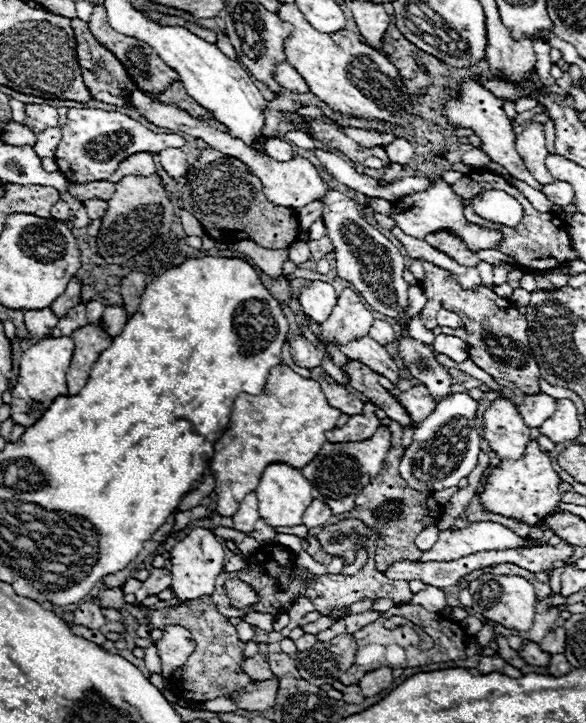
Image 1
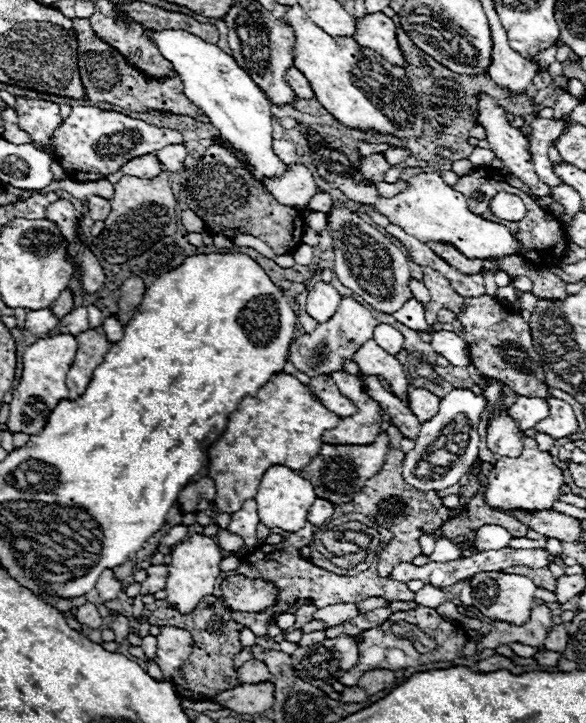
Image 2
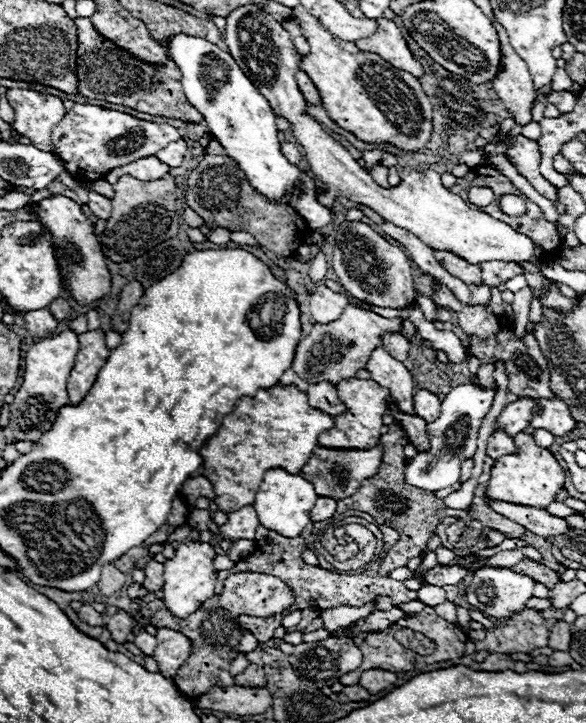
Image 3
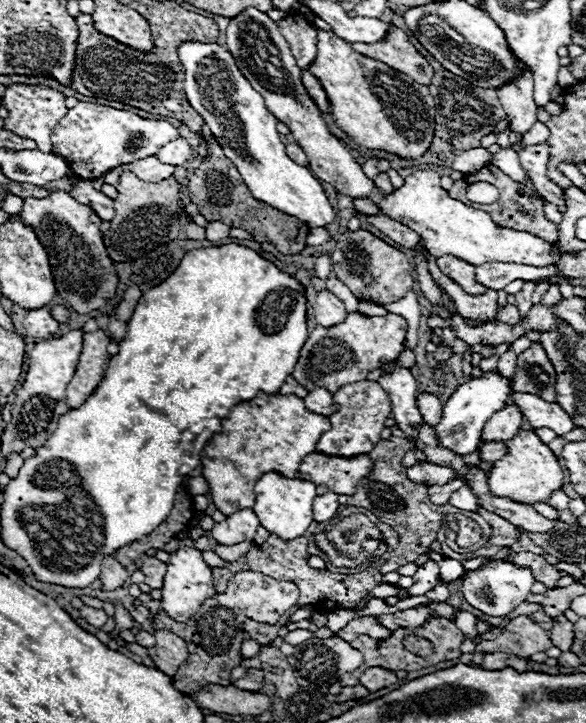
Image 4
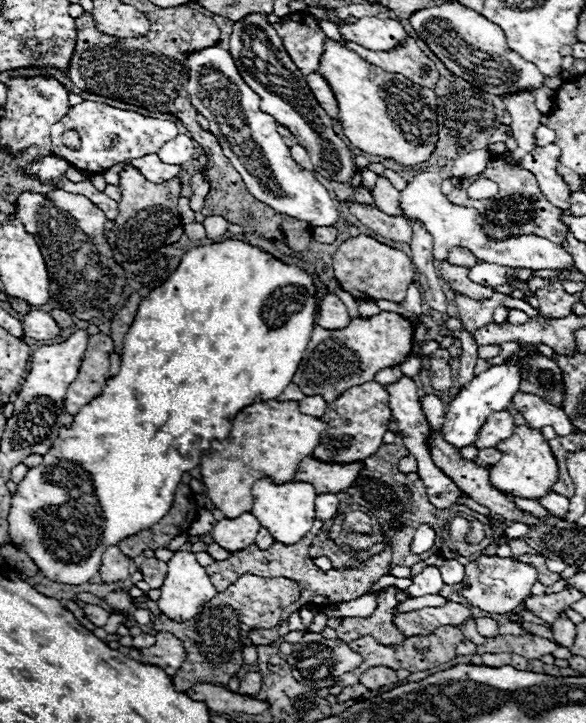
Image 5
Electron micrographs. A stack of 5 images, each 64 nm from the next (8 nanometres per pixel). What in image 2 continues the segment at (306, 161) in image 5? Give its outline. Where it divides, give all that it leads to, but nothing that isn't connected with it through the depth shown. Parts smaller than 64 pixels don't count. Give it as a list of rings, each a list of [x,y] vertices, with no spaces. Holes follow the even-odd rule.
[[[274,140],[274,152],[278,154],[278,158],[282,158],[288,164],[296,164],[298,156],[296,156],[296,146],[288,140]]]

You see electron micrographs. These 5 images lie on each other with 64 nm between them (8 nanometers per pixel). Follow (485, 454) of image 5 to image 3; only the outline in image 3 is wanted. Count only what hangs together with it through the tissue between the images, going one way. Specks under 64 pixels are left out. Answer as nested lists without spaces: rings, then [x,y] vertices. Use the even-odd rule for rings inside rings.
[[[500,430],[494,432],[490,438],[488,438],[488,446],[486,446],[486,454],[490,458],[500,458],[500,456],[506,456],[506,454],[514,454],[516,450],[516,444],[514,444],[514,438],[502,434]]]

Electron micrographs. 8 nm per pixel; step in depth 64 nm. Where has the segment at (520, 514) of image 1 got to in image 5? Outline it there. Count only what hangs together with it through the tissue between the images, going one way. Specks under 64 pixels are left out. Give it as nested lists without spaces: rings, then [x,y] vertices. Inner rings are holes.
[[[514,426],[512,436],[498,442],[496,446],[502,452],[500,462],[490,466],[490,482],[500,492],[512,492],[518,498],[538,500],[540,496],[548,494],[554,482],[558,480],[558,464],[556,458],[548,446],[548,442],[542,438],[540,430],[534,430],[530,426]]]

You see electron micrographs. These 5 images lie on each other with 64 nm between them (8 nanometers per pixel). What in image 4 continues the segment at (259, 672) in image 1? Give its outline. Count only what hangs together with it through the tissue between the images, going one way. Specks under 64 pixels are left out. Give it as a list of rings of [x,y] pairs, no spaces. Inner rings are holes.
[[[250,668],[246,672],[244,678],[240,678],[234,686],[238,686],[238,690],[252,690],[252,692],[260,692],[262,686],[264,686],[264,674],[262,670],[256,670],[256,668]]]

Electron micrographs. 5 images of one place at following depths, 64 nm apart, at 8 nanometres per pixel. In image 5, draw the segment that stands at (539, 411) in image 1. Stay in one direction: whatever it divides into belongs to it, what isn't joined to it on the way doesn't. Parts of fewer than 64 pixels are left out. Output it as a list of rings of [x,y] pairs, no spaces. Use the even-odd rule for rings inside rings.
[[[498,412],[498,414],[492,414],[484,424],[482,428],[478,430],[478,436],[476,436],[476,448],[492,448],[496,446],[500,440],[504,438],[510,438],[512,434],[512,428],[514,428],[514,418],[510,416],[510,412]]]

